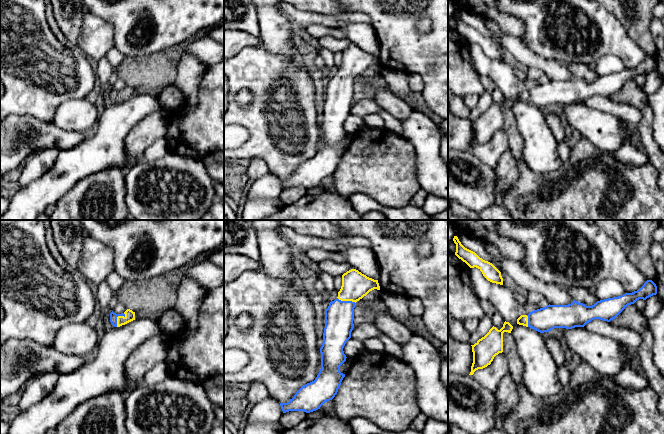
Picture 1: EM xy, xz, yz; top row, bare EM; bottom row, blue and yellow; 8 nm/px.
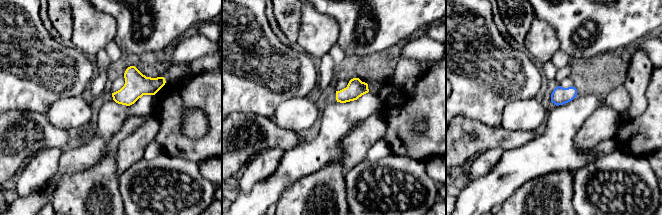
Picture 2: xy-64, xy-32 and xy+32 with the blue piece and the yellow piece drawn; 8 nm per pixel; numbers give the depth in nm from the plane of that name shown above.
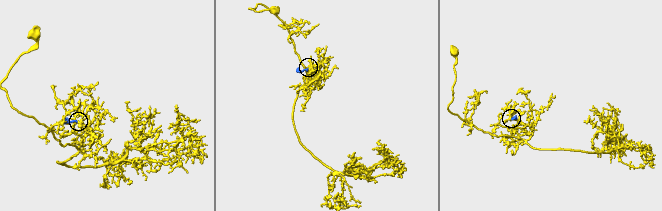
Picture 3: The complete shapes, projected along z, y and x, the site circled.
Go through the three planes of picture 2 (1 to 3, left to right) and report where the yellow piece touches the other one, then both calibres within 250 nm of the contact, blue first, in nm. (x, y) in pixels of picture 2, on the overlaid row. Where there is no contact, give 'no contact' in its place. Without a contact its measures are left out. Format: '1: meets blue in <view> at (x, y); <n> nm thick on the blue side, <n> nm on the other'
1: no contact
2: no contact
3: no contact

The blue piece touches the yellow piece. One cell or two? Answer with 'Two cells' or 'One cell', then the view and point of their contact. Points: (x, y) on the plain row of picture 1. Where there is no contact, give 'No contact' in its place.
One cell. Touches blue at xy (116, 94)

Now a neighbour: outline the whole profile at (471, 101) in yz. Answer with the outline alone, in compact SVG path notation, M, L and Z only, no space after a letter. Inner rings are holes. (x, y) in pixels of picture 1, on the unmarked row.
M467 95L463 99L467 107L472 111L475 109L476 105L478 104L479 98L480 97L477 95Z

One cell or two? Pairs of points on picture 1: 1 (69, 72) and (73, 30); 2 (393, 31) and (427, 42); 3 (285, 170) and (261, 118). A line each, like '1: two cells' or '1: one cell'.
1: two cells
2: one cell
3: one cell

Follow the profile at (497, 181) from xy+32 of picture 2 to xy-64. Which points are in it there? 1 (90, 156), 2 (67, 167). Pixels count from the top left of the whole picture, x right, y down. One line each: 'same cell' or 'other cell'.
1: same cell
2: same cell

